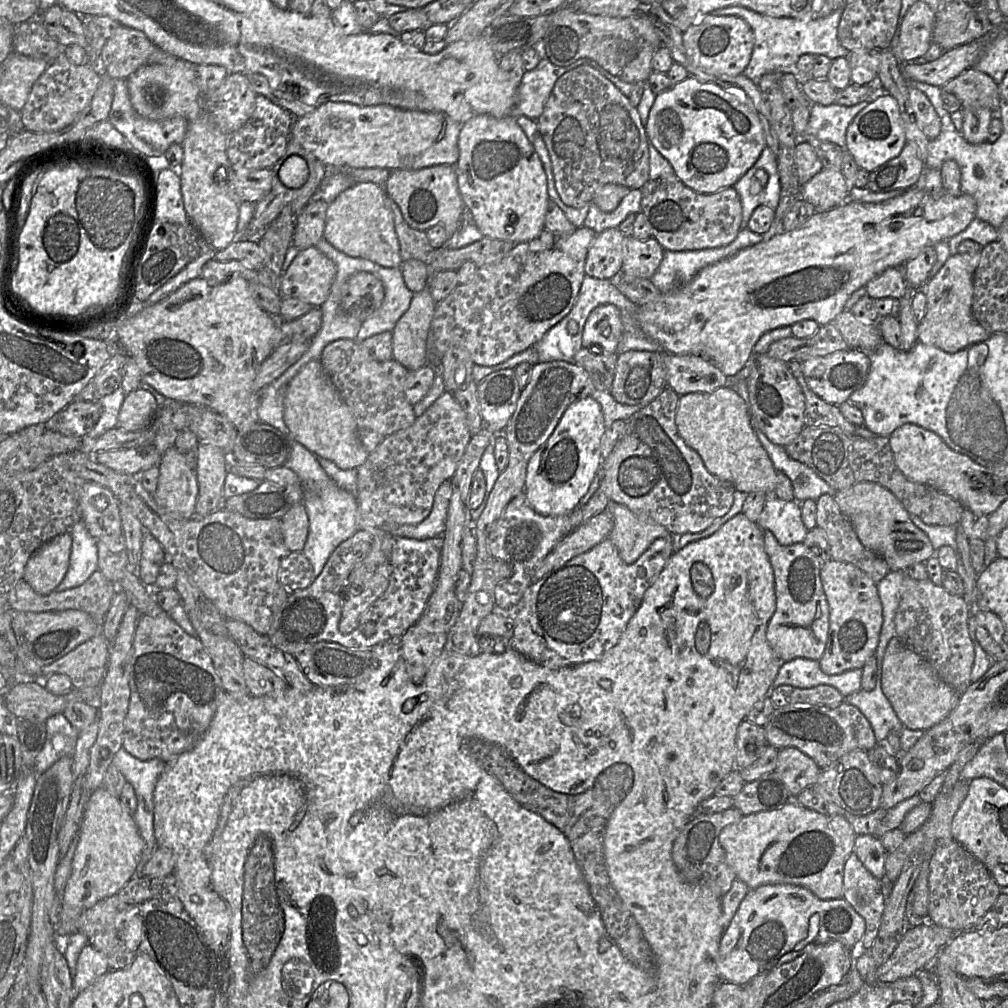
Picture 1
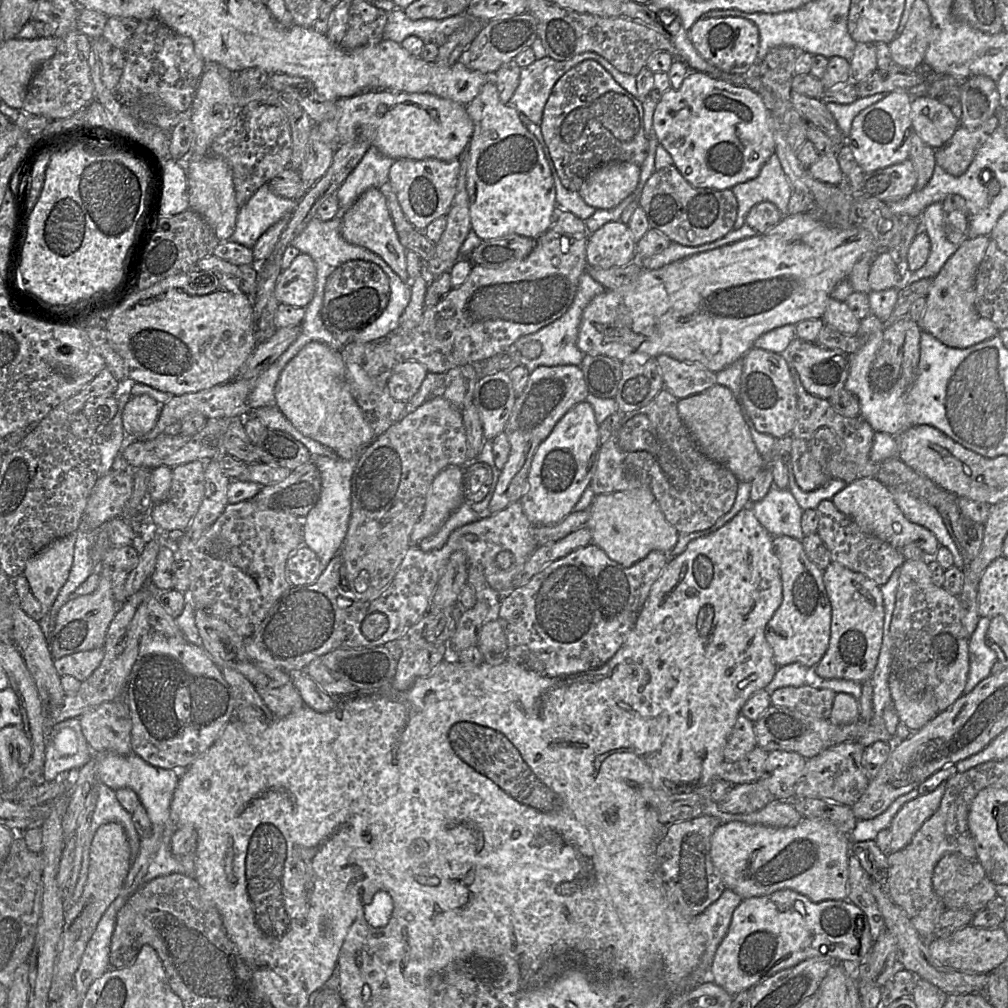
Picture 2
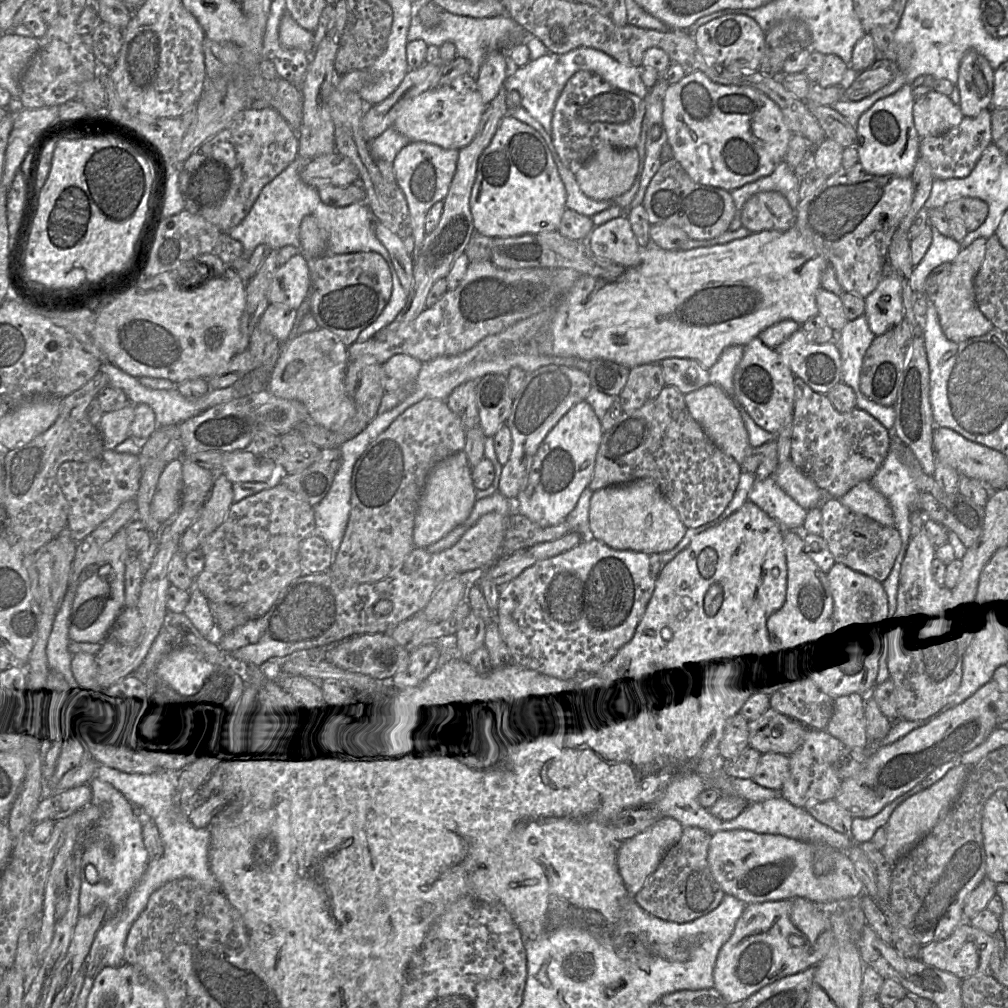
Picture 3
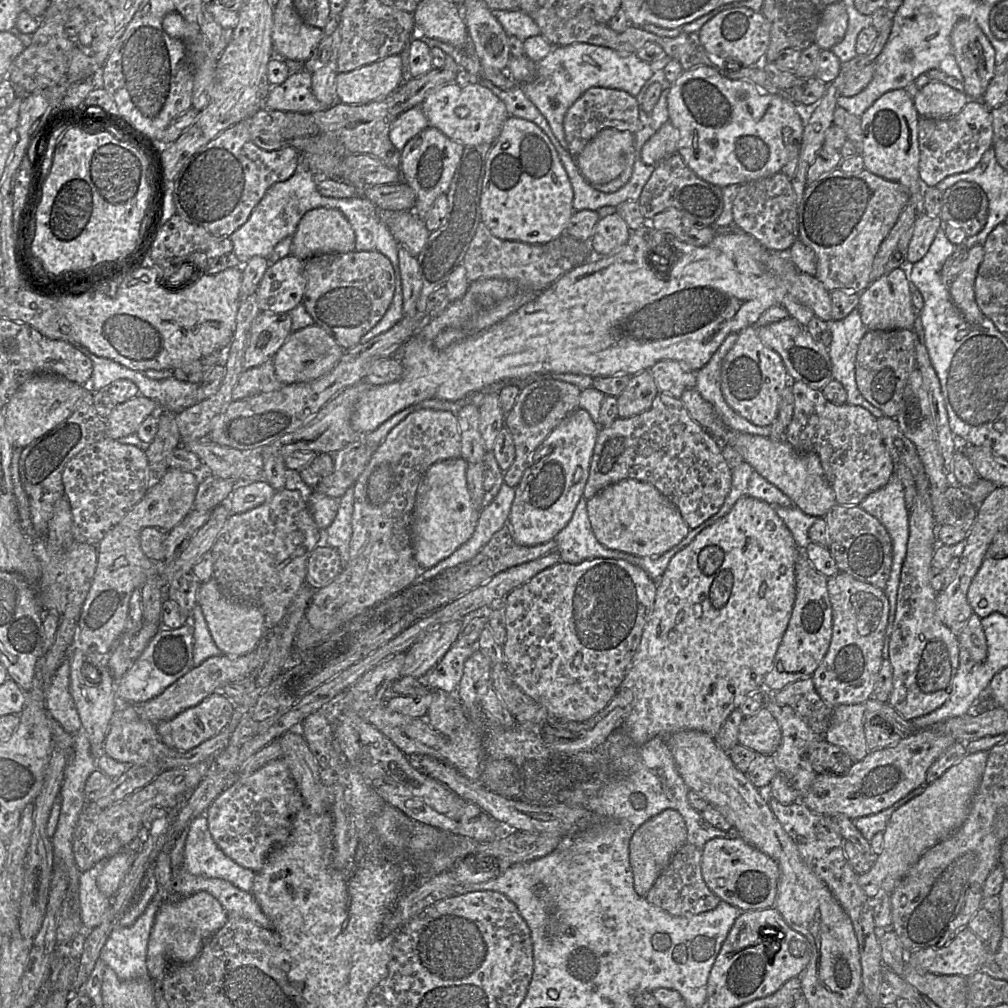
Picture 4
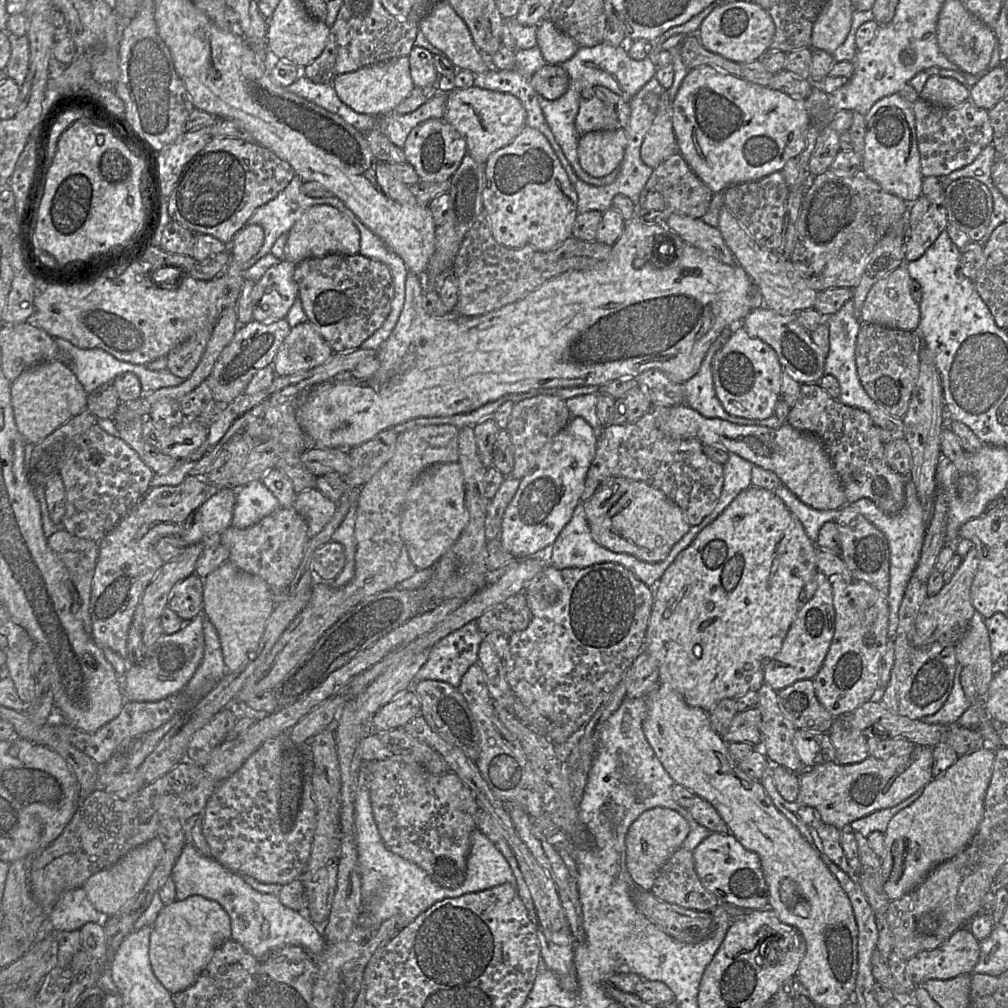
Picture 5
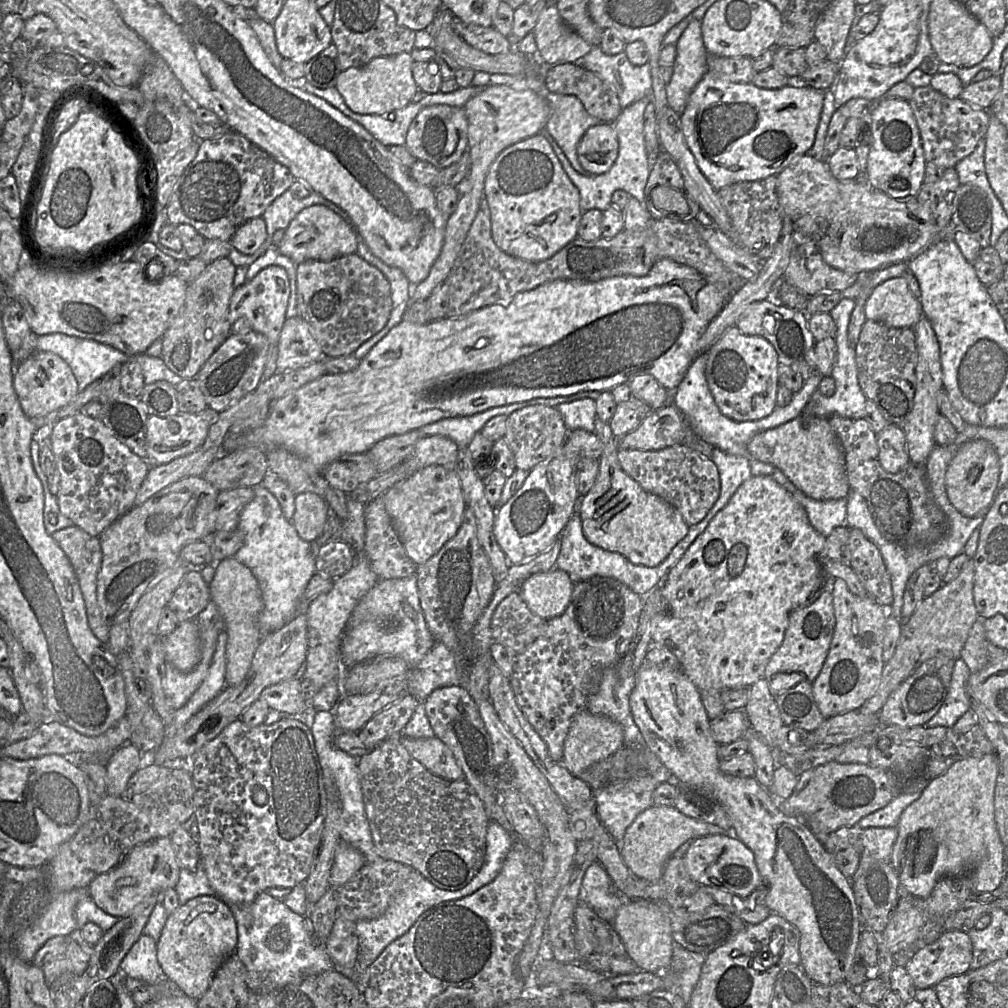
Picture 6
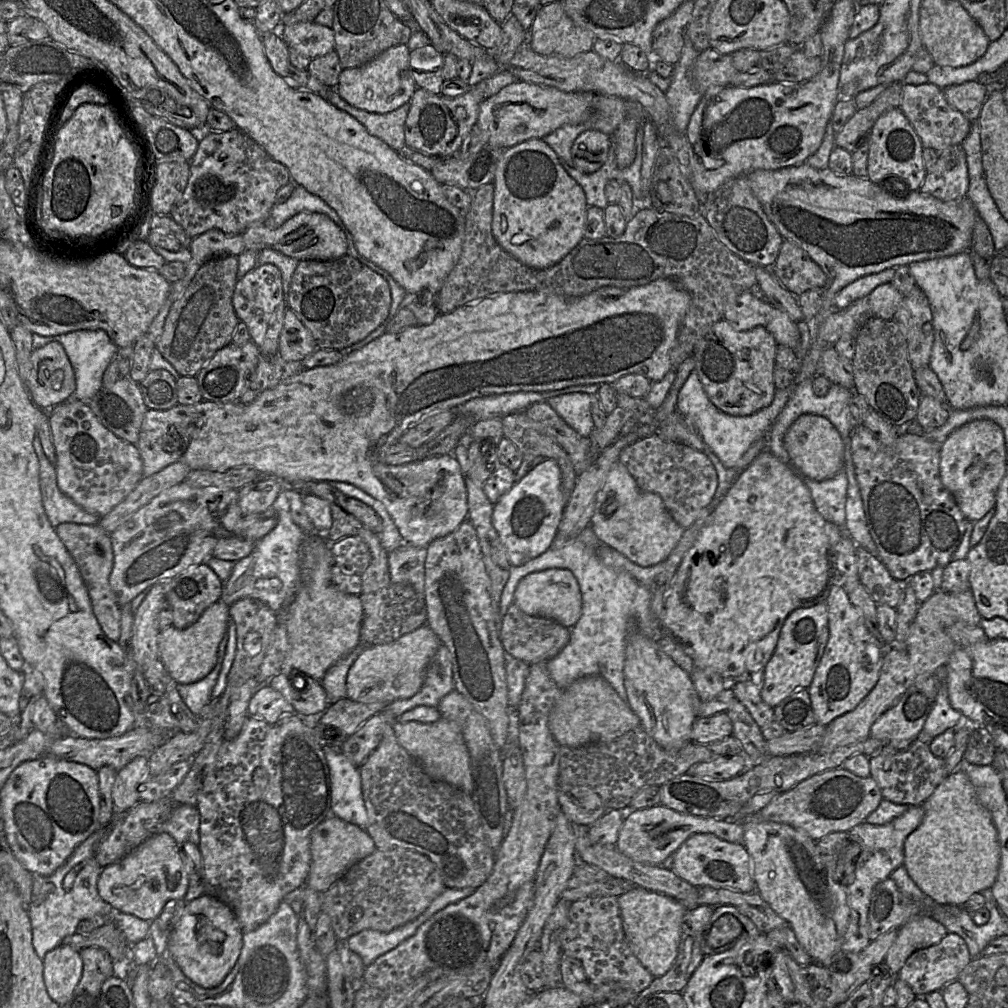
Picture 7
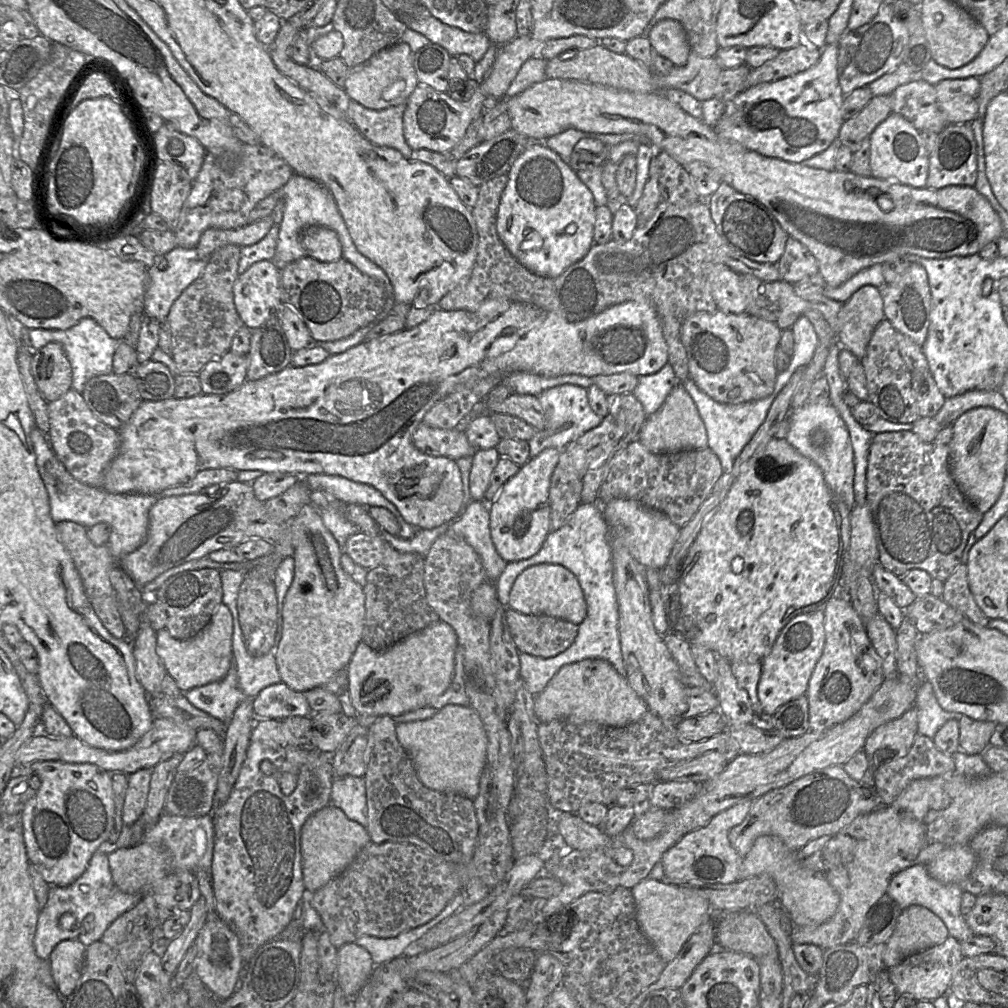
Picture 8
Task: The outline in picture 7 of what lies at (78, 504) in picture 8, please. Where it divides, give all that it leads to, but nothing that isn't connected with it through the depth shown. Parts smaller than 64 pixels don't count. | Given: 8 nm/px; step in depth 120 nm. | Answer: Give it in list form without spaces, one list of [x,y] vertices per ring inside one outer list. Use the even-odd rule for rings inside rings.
[[[37,435],[33,440],[33,448],[39,461],[42,503],[52,527],[55,528],[65,522],[85,525],[97,524],[102,517],[86,511],[61,492],[57,485],[56,467],[46,457]]]

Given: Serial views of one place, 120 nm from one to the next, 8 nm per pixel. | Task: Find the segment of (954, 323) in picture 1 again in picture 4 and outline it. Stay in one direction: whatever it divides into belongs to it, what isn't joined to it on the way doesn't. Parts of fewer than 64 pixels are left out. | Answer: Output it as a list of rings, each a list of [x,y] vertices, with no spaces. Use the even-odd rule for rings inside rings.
[[[983,245],[968,249],[962,270],[948,286],[954,304],[971,324],[980,324],[985,318],[975,298],[975,280],[983,256]]]

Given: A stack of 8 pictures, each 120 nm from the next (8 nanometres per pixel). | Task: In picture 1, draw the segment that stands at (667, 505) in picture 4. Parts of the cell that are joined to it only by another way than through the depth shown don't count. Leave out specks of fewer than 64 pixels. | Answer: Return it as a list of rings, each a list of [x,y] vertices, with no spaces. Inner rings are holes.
[[[609,501],[606,510],[613,519],[609,539],[627,564],[634,563],[656,539],[673,536],[662,525],[639,518],[622,504]]]

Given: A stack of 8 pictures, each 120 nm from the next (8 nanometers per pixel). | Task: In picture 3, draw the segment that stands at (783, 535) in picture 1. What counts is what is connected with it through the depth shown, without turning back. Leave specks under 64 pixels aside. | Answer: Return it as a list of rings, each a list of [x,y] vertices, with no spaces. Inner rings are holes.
[[[773,477],[756,479],[749,493],[749,500],[776,520],[784,530],[803,533],[808,510],[790,497]]]

